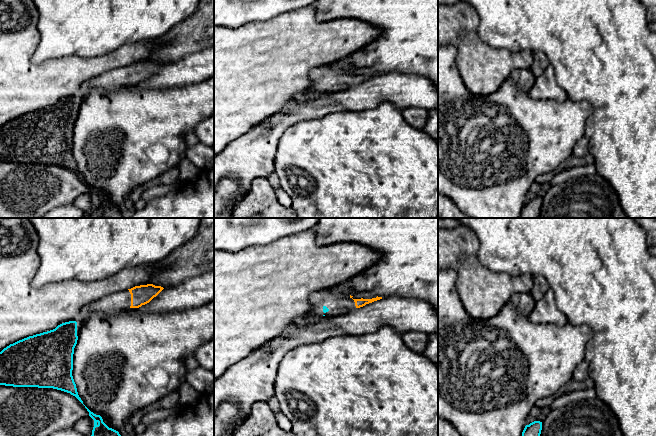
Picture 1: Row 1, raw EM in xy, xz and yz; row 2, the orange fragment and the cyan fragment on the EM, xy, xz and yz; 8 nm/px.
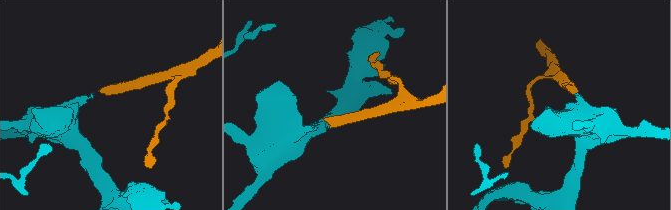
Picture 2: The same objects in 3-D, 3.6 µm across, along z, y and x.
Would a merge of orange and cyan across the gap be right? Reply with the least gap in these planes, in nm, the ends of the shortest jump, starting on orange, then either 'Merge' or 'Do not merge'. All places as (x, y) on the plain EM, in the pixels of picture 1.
Distance 200 nm. Across: xz (350, 73), (328, 85). Merge

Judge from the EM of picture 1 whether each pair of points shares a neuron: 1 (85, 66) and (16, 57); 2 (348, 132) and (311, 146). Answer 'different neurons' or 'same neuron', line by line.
1: same neuron
2: same neuron

